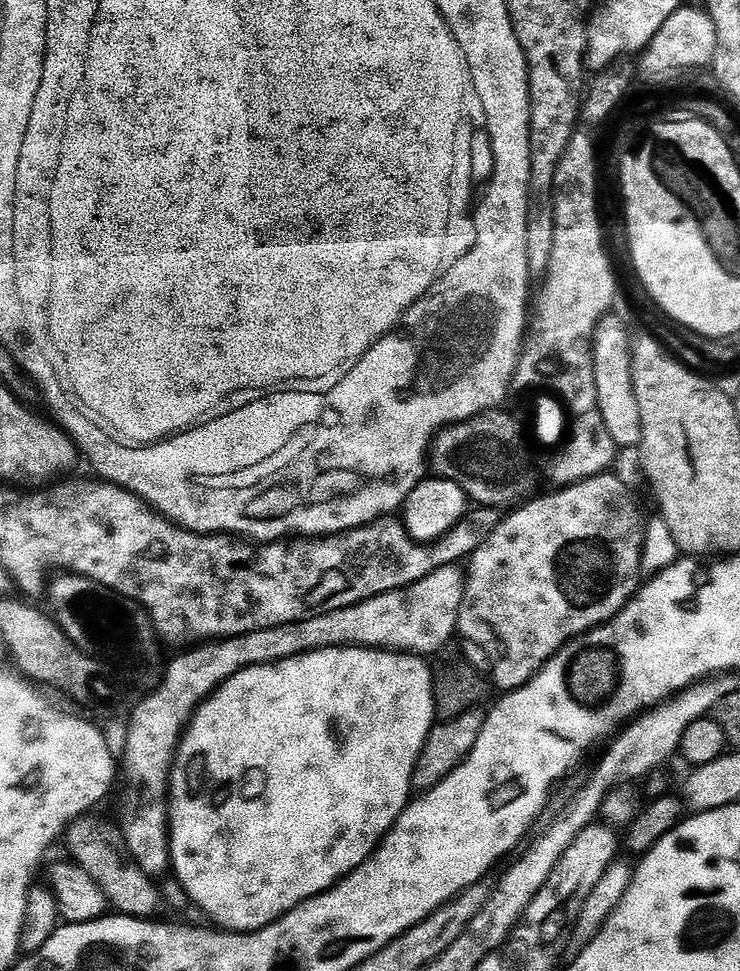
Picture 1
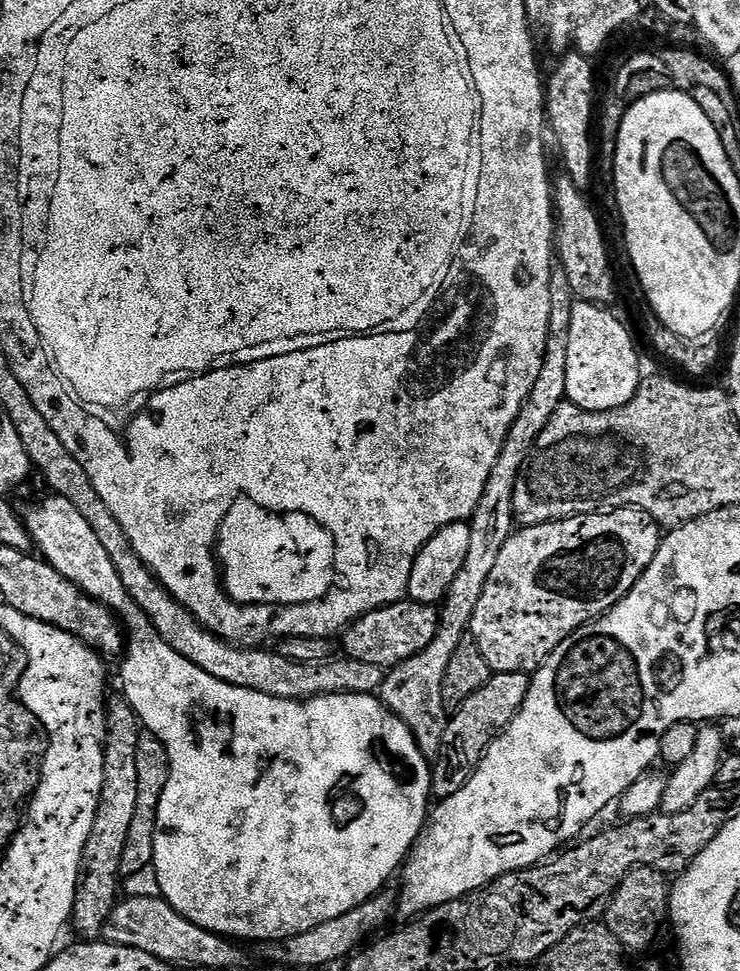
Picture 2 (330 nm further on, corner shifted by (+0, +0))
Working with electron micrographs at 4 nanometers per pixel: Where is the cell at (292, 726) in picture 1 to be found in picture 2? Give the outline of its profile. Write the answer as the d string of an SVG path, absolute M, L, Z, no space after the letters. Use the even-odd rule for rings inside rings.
M55 494L49 495L49 500L44 500L40 504L40 508L32 508L28 513L23 513L22 519L27 528L33 545L38 549L39 555L47 560L49 564L54 566L54 570L58 570L58 574L62 574L70 582L74 582L82 589L90 598L94 598L99 604L105 604L107 608L120 621L126 636L126 655L123 657L124 665L120 668L120 680L124 683L123 699L128 701L128 705L136 712L136 717L140 719L141 725L151 735L157 736L162 742L162 746L168 751L168 781L166 782L166 790L160 799L158 806L158 818L156 819L156 841L154 842L154 867L158 874L158 882L160 883L160 894L162 899L168 903L178 914L182 914L182 918L186 918L190 922L194 922L198 926L202 926L206 930L216 932L219 936L227 936L236 942L242 940L256 940L255 942L279 942L286 938L294 938L294 934L302 934L306 930L314 930L314 926L318 926L322 922L330 922L330 918L338 918L342 914L346 914L350 910L354 910L359 904L366 903L369 898L377 895L381 891L380 888L392 875L397 875L398 869L403 865L407 855L412 850L412 845L420 836L420 831L423 830L425 823L430 815L430 797L432 796L432 770L429 761L426 759L426 753L418 746L412 731L408 729L406 724L399 720L393 712L389 712L384 707L383 703L375 695L372 694L350 694L343 692L342 694L326 694L325 696L315 696L309 700L283 700L282 698L274 698L270 694L262 694L254 690L246 690L245 688L236 688L230 682L222 682L218 678L214 678L210 674L206 674L206 670L202 670L198 666L194 666L194 662L190 662L186 658L182 658L182 654L178 654L172 647L163 640L162 637L156 635L152 630L150 618L146 618L146 614L138 606L138 602L134 602L134 598L130 598L130 594L126 590L126 586L122 586L122 578L118 578L118 570L114 570L114 562L110 562L110 554L106 554L106 549L98 543L98 537L94 534L94 530L90 530L90 522L86 522L86 518L82 518L82 514L78 514L78 509L70 506L70 502L66 502L66 498Z

